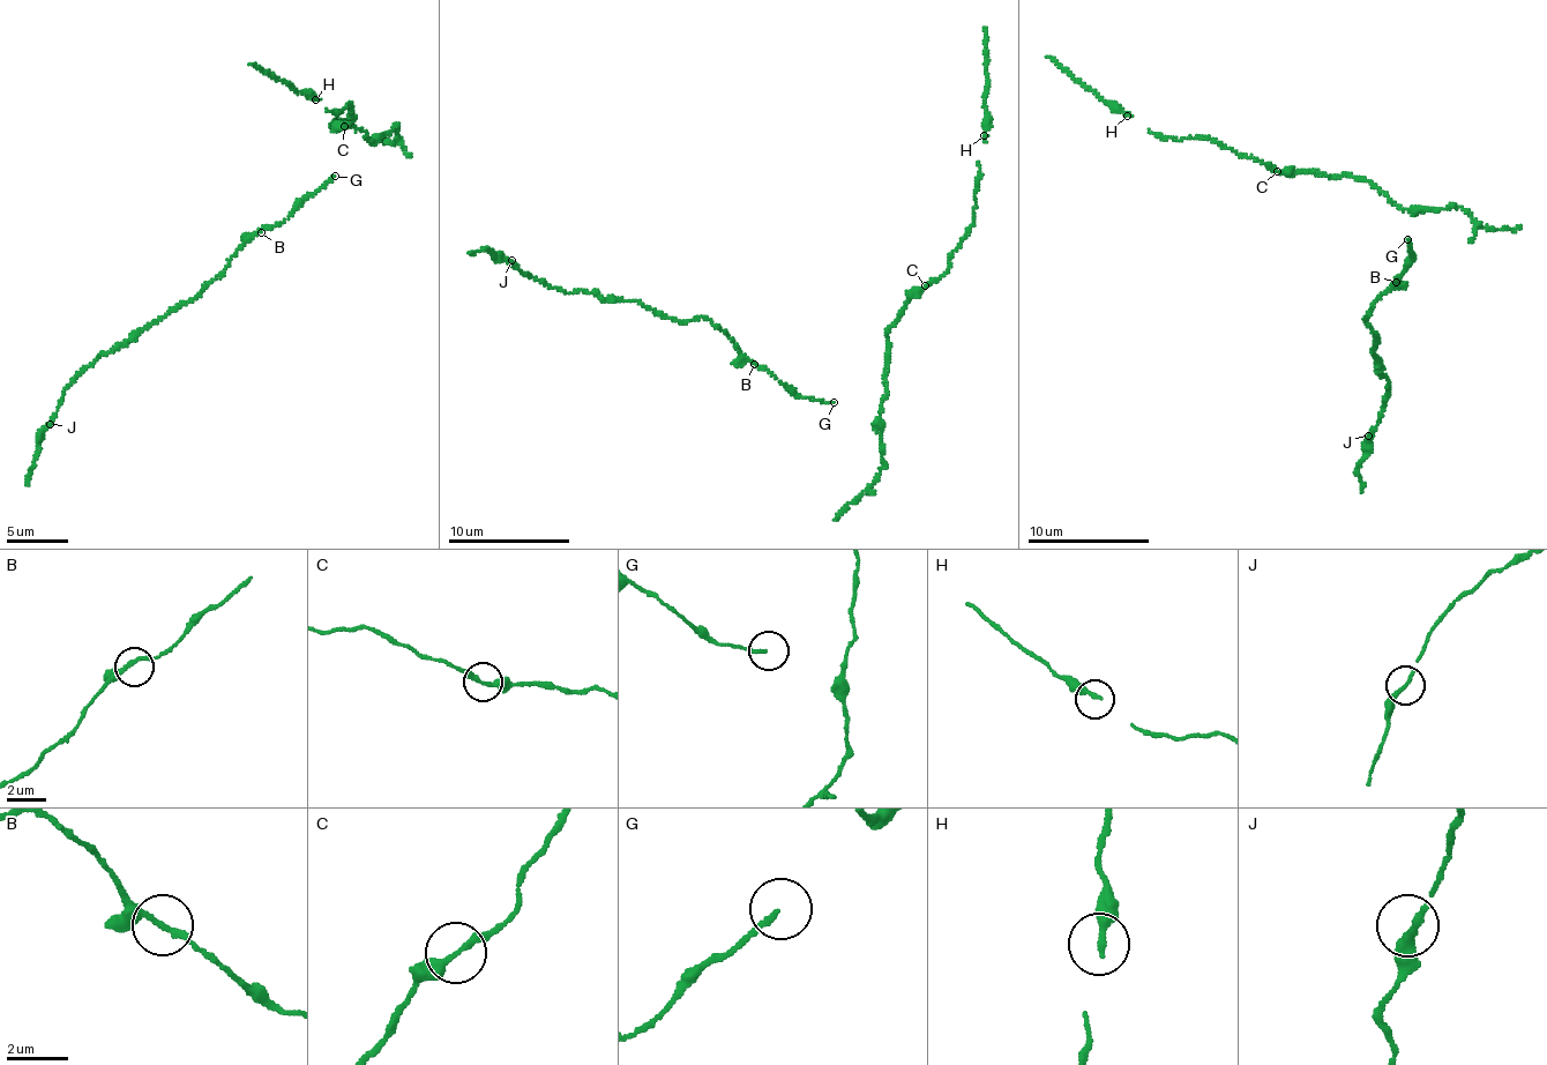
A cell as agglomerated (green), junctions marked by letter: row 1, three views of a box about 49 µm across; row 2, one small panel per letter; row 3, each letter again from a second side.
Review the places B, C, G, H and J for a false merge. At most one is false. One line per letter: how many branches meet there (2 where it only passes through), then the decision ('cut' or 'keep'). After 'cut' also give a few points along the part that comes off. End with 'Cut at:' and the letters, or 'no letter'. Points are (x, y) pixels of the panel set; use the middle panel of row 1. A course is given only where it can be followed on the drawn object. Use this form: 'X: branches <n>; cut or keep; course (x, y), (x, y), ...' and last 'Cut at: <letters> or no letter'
B: branches 2; keep
C: branches 2; keep
G: branches 1; keep
H: branches 1; keep
J: branches 2; keep
Cut at: no letter

